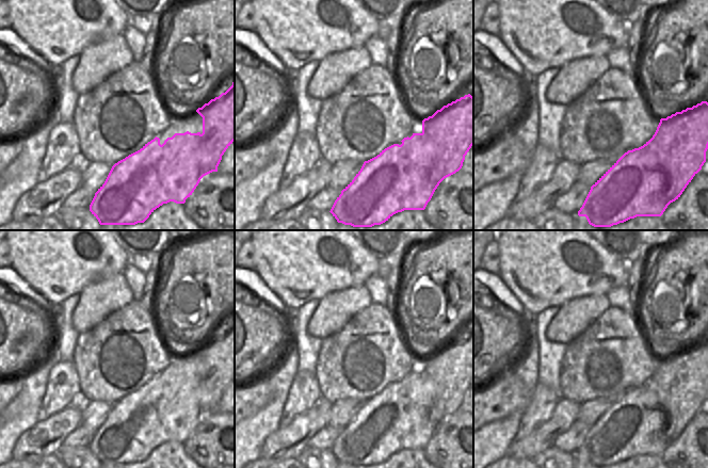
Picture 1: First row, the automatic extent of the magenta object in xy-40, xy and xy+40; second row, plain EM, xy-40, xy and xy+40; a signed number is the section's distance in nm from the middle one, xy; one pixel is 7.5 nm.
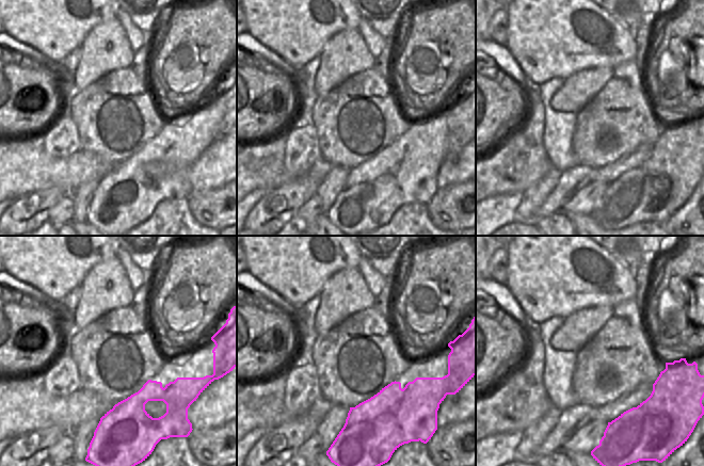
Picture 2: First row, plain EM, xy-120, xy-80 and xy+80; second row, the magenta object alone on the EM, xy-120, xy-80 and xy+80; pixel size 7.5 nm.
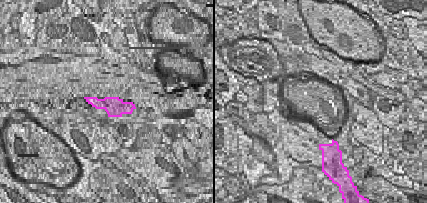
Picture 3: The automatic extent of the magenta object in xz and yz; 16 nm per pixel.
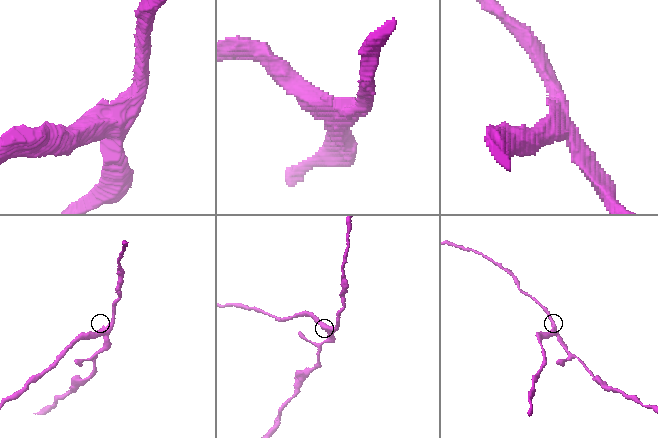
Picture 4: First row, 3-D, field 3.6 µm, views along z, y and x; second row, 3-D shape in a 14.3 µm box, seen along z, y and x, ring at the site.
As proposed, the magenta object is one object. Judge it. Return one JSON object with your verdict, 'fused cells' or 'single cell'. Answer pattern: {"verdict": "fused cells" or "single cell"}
{"verdict": "fused cells"}

